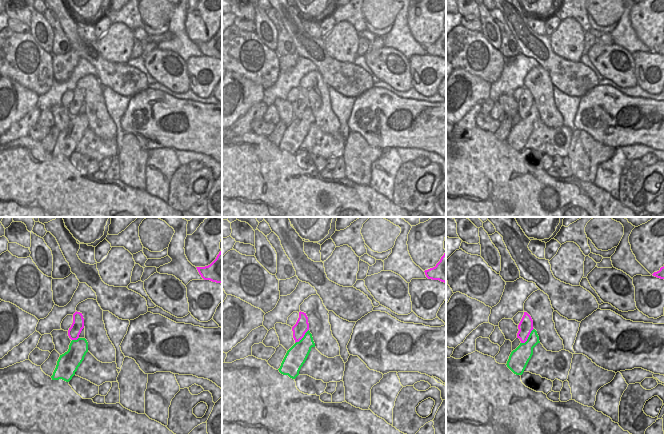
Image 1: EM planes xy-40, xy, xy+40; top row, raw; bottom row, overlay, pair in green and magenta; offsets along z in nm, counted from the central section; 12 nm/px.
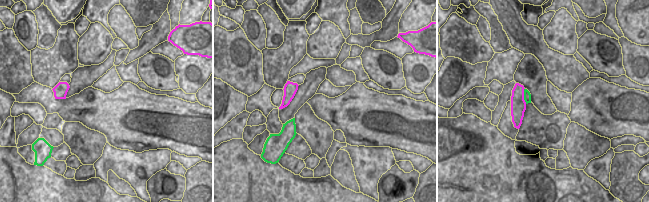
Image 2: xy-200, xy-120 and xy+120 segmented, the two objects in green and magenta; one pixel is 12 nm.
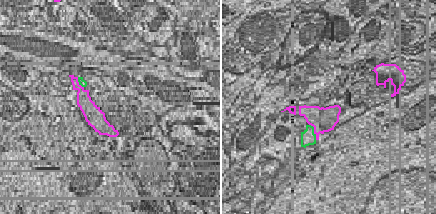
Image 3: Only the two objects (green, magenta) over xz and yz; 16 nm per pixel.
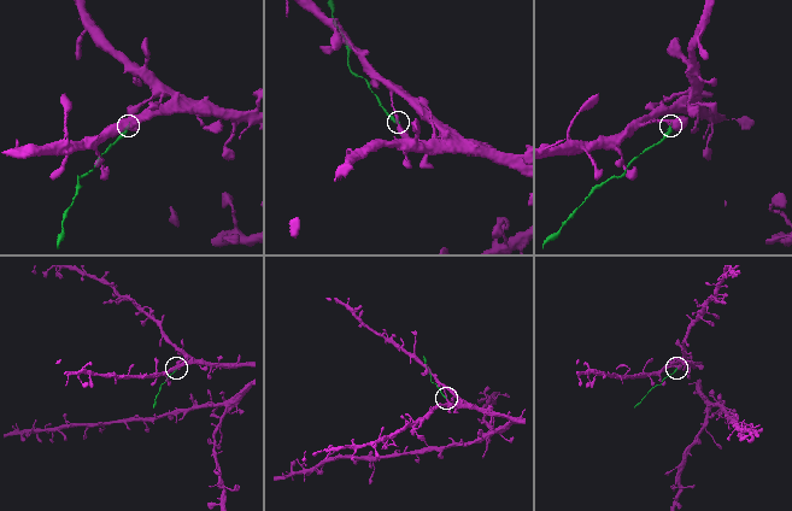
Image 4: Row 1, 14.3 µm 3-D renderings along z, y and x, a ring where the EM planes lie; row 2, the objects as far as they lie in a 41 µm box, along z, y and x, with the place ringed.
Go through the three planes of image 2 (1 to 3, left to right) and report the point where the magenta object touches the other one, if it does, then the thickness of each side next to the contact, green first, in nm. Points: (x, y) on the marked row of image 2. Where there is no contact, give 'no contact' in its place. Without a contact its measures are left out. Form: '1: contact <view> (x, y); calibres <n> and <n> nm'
1: no contact
2: no contact
3: contact xy+120 (524, 96); calibres 100 and 190 nm

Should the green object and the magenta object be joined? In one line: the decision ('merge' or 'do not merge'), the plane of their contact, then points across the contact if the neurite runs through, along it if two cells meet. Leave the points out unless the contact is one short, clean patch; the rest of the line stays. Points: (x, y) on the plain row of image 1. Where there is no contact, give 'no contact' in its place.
do not merge; meets green in xy+40

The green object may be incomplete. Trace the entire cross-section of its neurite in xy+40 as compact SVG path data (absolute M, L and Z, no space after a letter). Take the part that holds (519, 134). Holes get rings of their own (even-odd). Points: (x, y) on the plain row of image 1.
M533 105L525 119L511 128L507 137L507 143L516 151L522 151L529 136L533 131L533 124L540 119L537 107Z

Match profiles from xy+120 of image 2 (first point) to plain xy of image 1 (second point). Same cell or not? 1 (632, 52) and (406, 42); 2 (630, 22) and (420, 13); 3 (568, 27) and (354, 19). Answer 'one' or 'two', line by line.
1: two
2: one
3: two

